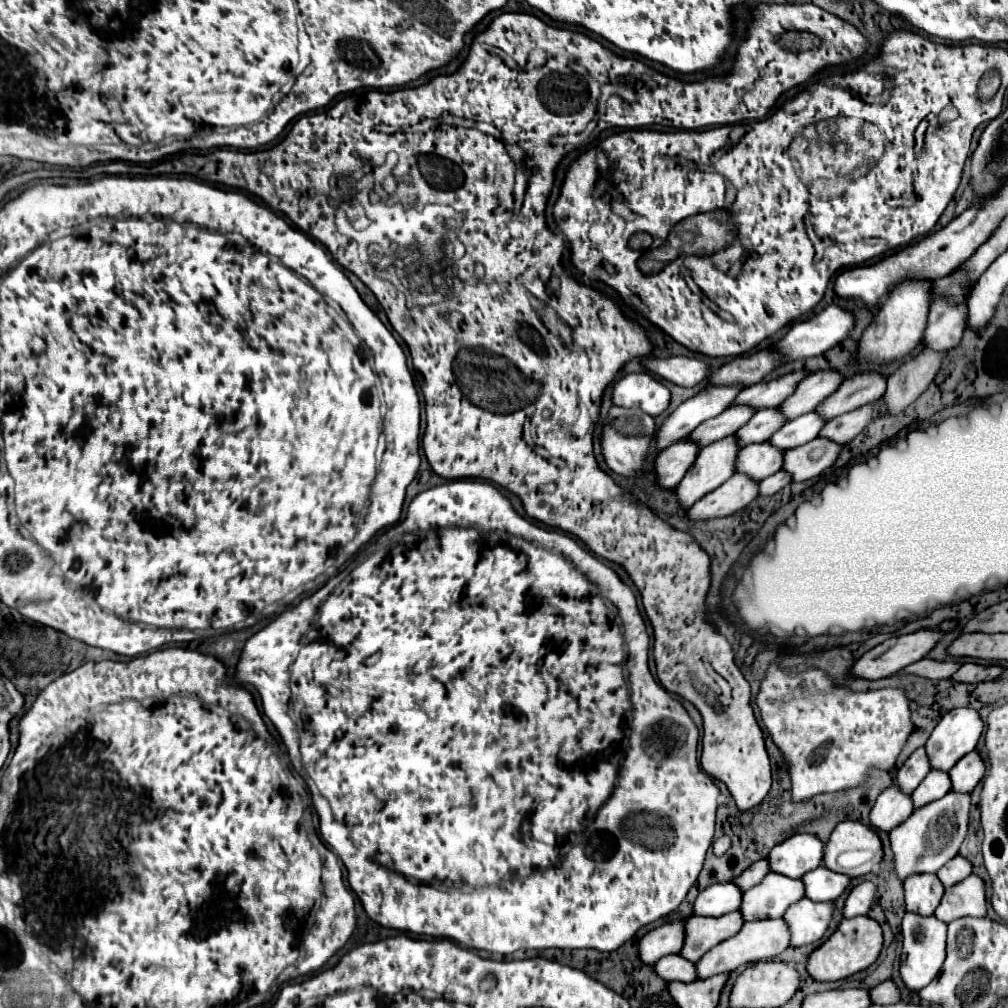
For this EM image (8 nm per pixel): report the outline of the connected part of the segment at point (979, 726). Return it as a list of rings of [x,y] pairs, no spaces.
[[[974,708],[950,710],[926,742],[930,766],[950,770],[964,754],[976,748],[984,732],[984,720]]]

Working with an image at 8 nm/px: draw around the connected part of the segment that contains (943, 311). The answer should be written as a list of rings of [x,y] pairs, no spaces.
[[[938,298],[930,306],[928,314],[928,326],[924,332],[924,346],[930,346],[932,350],[950,350],[960,344],[964,328],[964,316],[968,316],[966,298],[960,302],[960,306],[952,306],[952,302],[944,302],[944,298]]]

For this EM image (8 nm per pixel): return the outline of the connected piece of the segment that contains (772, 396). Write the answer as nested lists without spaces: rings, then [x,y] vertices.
[[[796,370],[796,372],[784,374],[770,382],[758,382],[750,390],[740,392],[738,398],[734,400],[734,404],[748,402],[756,408],[780,406],[780,402],[784,402],[784,398],[788,398],[788,394],[792,394],[792,390],[796,390],[796,382],[800,382],[800,378],[806,378],[808,374],[810,374],[810,370]]]

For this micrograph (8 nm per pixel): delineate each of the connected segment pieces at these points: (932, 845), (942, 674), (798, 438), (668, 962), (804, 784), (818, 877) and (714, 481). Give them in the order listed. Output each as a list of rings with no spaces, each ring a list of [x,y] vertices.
[[[950,790],[944,798],[914,810],[910,818],[906,818],[900,826],[896,826],[896,830],[890,832],[894,866],[900,880],[914,872],[938,872],[950,858],[958,854],[960,844],[968,832],[970,806],[970,794],[956,794],[956,790]]]
[[[922,658],[922,660],[906,666],[902,672],[924,676],[924,678],[932,678],[932,680],[940,680],[940,678],[950,678],[958,668],[960,668],[960,662],[954,662],[954,660],[938,662],[938,660]]]
[[[808,412],[792,422],[786,422],[768,442],[782,450],[790,450],[816,438],[816,434],[820,434],[820,426],[824,426],[824,418],[820,418],[816,412]]]
[[[668,954],[664,958],[660,958],[654,966],[654,970],[668,982],[694,982],[698,978],[696,974],[696,966],[684,958],[680,958],[680,954]]]
[[[770,664],[760,682],[756,704],[790,772],[794,802],[858,788],[868,782],[872,770],[892,770],[904,742],[914,732],[912,710],[904,690],[854,692],[838,686],[820,668],[788,672],[778,664]]]
[[[818,866],[816,870],[804,874],[802,882],[806,886],[806,898],[814,902],[828,902],[840,898],[850,888],[852,878],[846,874],[836,874],[826,866]]]
[[[720,438],[698,452],[696,462],[690,466],[682,482],[676,486],[678,502],[684,508],[690,508],[704,494],[716,490],[722,482],[726,482],[732,472],[732,460],[736,460],[736,438]]]

